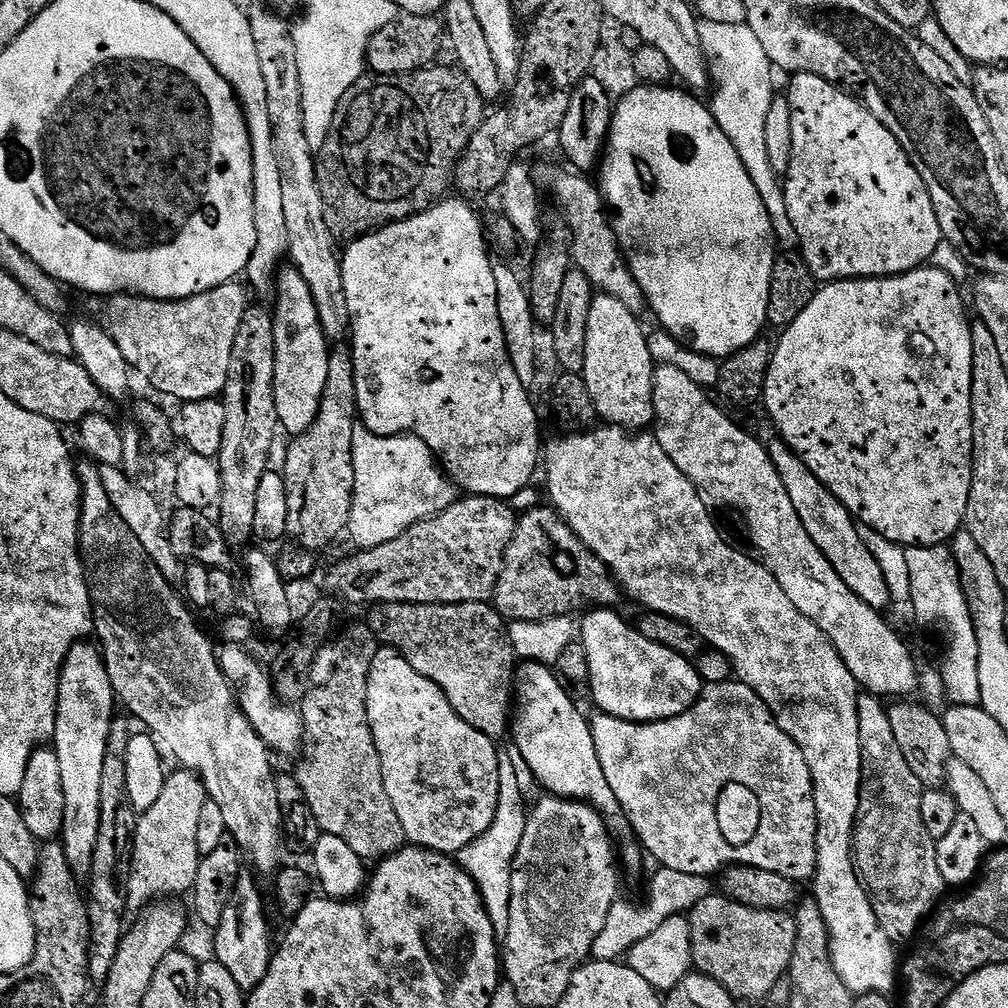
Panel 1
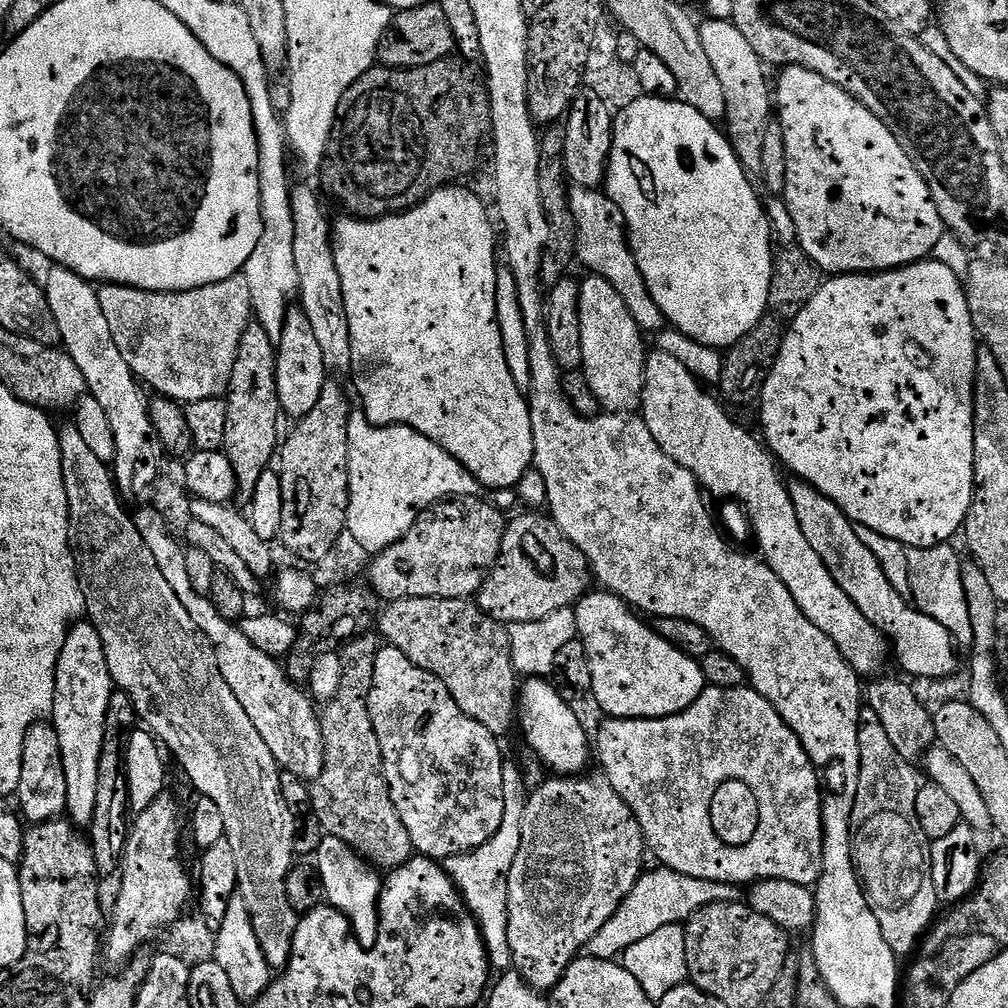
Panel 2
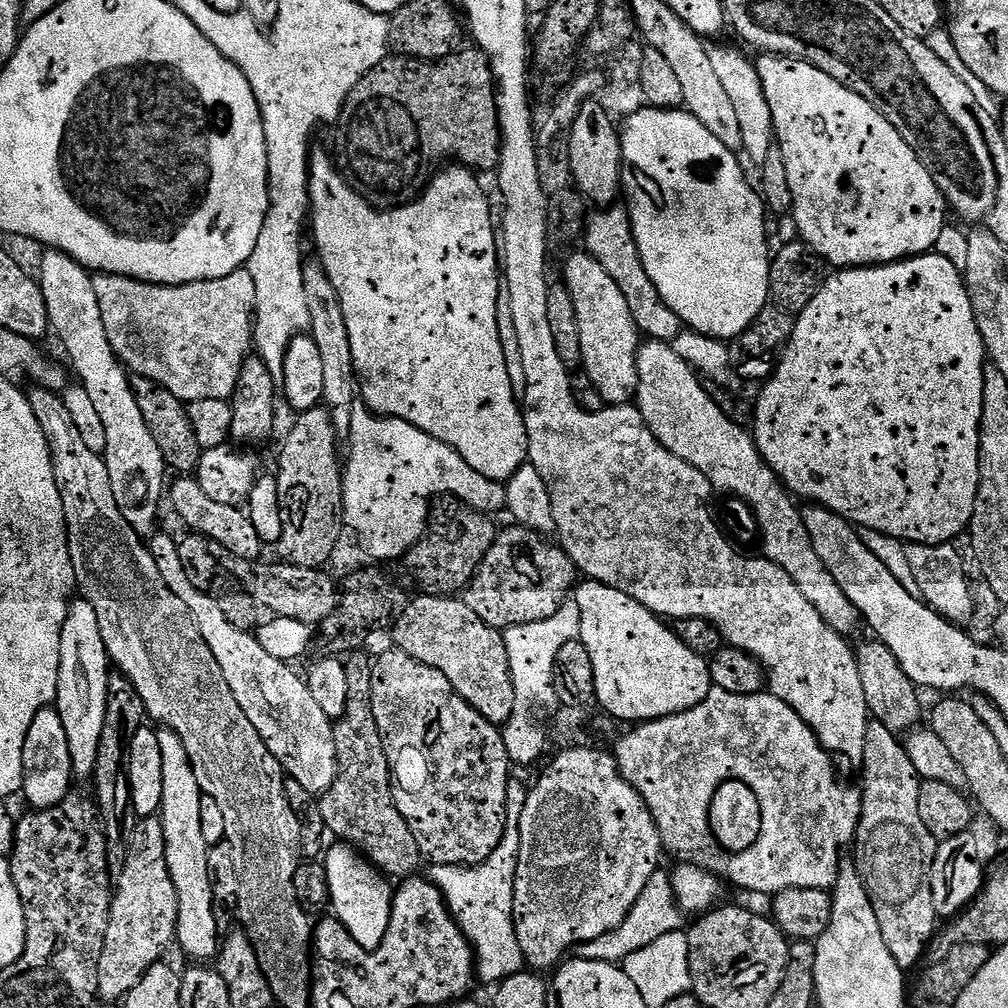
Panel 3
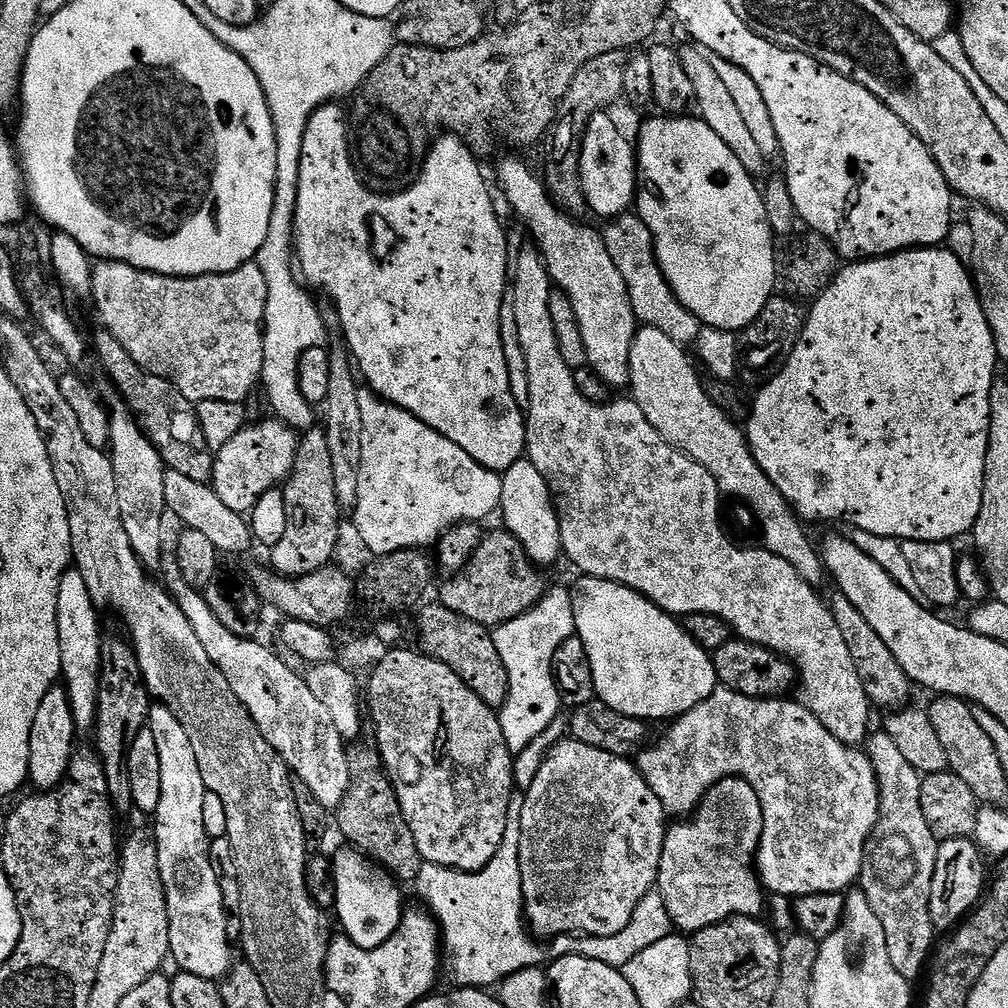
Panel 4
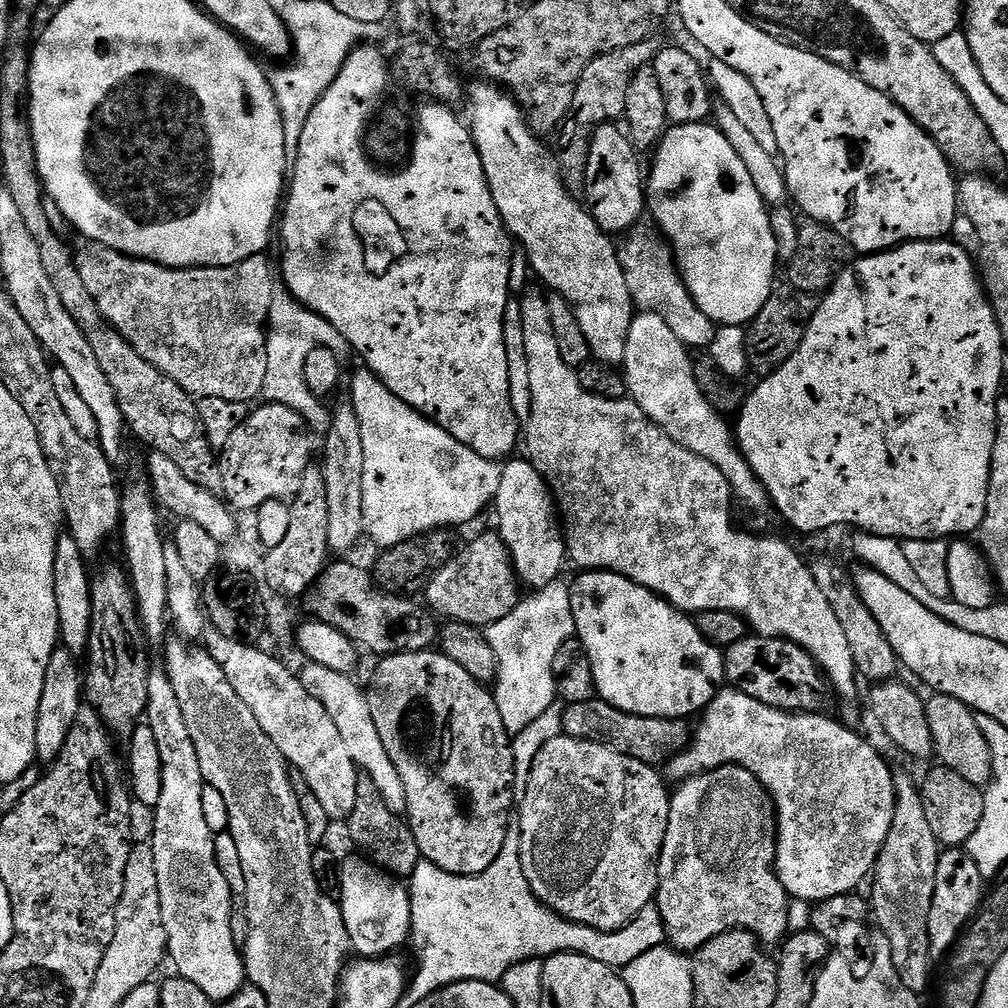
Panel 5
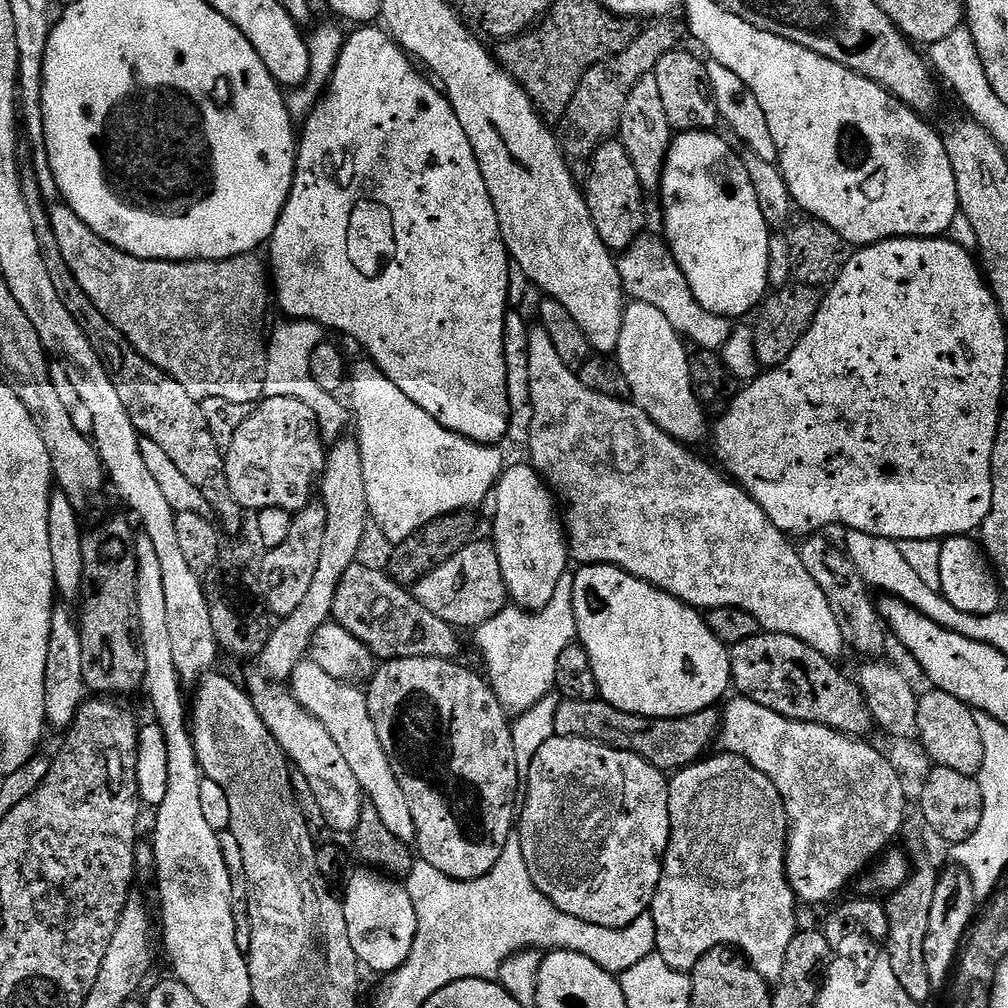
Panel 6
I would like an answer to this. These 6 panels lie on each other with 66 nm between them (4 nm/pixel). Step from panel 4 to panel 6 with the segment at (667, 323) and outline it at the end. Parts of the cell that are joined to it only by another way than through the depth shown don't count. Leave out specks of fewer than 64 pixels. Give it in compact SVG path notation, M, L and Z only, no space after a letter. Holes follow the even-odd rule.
M642 234L625 252L619 253L620 277L625 293L635 302L654 306L670 321L670 326L685 341L696 343L700 350L720 350L730 338L734 324L729 317L716 316L694 298L686 282L686 274L678 266L674 254L659 235Z

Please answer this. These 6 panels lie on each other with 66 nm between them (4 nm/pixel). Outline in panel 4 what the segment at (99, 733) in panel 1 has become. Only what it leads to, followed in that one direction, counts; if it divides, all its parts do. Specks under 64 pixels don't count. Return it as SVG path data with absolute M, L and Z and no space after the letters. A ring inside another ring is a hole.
M74 566L64 573L58 586L58 642L60 643L60 675L68 692L72 718L77 729L91 729L96 722L96 699L100 685L100 616L95 602L86 590L82 574Z

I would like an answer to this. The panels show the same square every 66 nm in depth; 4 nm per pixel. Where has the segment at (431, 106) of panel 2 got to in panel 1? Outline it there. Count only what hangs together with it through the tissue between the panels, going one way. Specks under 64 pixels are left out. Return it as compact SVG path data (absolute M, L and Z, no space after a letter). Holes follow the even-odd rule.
M436 67L406 72L402 76L365 74L341 98L334 122L319 145L316 166L316 180L320 183L322 206L326 210L326 226L337 241L351 242L387 224L409 220L440 203L447 193L444 191L453 187L457 162L468 149L478 126L486 123L486 101L459 67Z

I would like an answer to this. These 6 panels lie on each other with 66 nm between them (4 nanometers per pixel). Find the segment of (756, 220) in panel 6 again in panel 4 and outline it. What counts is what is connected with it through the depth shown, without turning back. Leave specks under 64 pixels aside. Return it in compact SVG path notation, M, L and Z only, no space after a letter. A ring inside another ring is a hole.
M692 118L660 119L664 120L646 121L640 128L640 141L637 139L634 144L636 149L635 215L639 216L642 222L646 222L646 226L650 230L652 241L656 247L656 261L660 263L662 274L668 285L674 290L678 302L682 302L682 306L686 306L686 310L690 310L690 314L697 316L703 327L739 334L750 326L750 322L754 322L754 318L758 318L758 314L762 314L766 302L778 288L777 241L772 235L770 222L766 222L764 197L757 181L746 170L746 166L742 166L742 162L738 162L734 150L730 150L730 146L726 146L726 142L722 142L722 138L718 138L718 134L714 134L714 130L710 130L710 126L706 126L704 120L699 118L693 118L693 120L688 120Z

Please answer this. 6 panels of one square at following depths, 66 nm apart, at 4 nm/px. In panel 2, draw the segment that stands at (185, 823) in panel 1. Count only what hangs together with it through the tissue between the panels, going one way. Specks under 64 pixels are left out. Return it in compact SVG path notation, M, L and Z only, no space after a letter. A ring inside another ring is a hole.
M165 794L150 802L131 821L128 841L124 851L124 869L122 870L122 894L110 914L110 923L106 928L106 939L102 944L103 963L113 964L119 970L141 951L156 935L168 930L185 911L188 899L194 896L194 880L188 877L184 864L180 861L180 804L171 794Z

